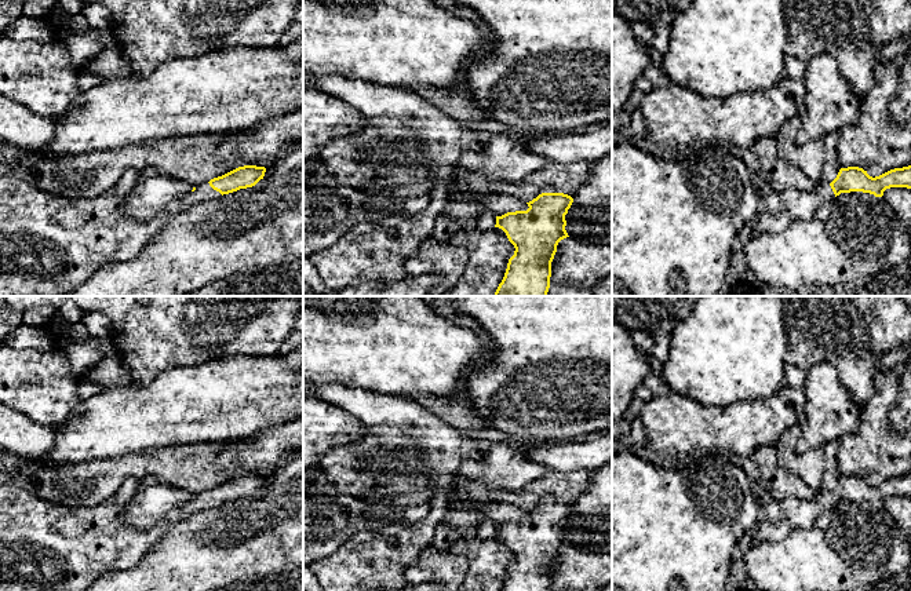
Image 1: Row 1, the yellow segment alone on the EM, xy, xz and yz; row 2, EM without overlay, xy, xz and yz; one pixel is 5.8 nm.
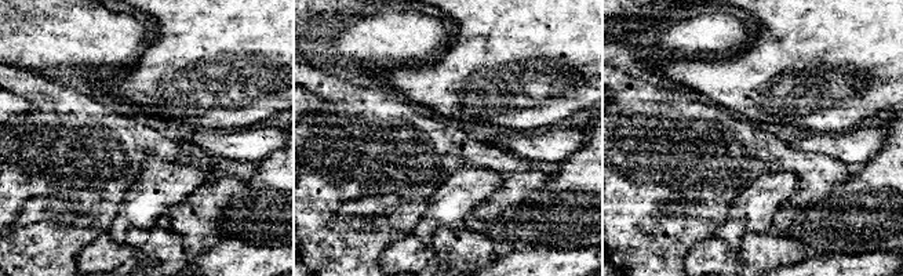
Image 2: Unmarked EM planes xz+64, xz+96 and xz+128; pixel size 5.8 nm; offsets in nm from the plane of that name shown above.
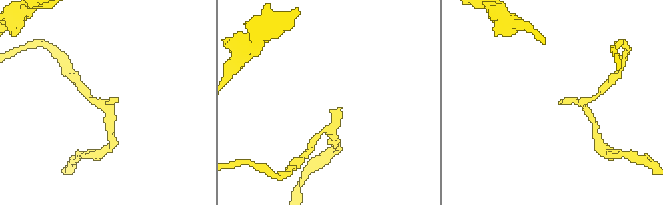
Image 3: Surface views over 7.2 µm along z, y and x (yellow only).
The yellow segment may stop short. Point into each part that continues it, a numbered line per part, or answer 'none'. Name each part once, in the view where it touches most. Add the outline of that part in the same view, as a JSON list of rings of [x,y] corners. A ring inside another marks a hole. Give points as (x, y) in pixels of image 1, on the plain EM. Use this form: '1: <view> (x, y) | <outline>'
1: xy (203, 502) | [[[204,492],[201,495],[197,495],[194,500],[190,503],[185,504],[182,508],[175,508],[172,510],[167,519],[171,522],[176,522],[185,517],[189,517],[190,514],[198,512],[198,511],[205,511],[211,508],[221,507],[222,503],[216,499],[214,499],[209,492]]]

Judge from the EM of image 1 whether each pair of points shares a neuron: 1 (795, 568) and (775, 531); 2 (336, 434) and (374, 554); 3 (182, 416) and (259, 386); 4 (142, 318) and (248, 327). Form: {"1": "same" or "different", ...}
{"1": "different", "2": "different", "3": "same", "4": "same"}

